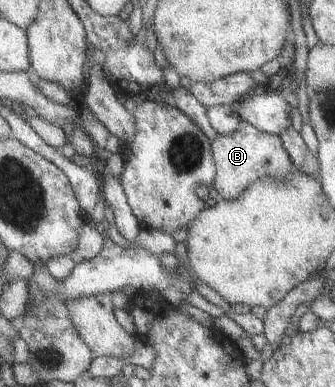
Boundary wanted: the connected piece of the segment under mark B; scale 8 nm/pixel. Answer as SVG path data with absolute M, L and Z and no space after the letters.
M243 121L229 135L216 133L210 141L210 152L215 168L213 187L223 200L237 197L259 176L267 175L272 180L283 180L292 171L292 163L283 149L280 137L259 131Z

